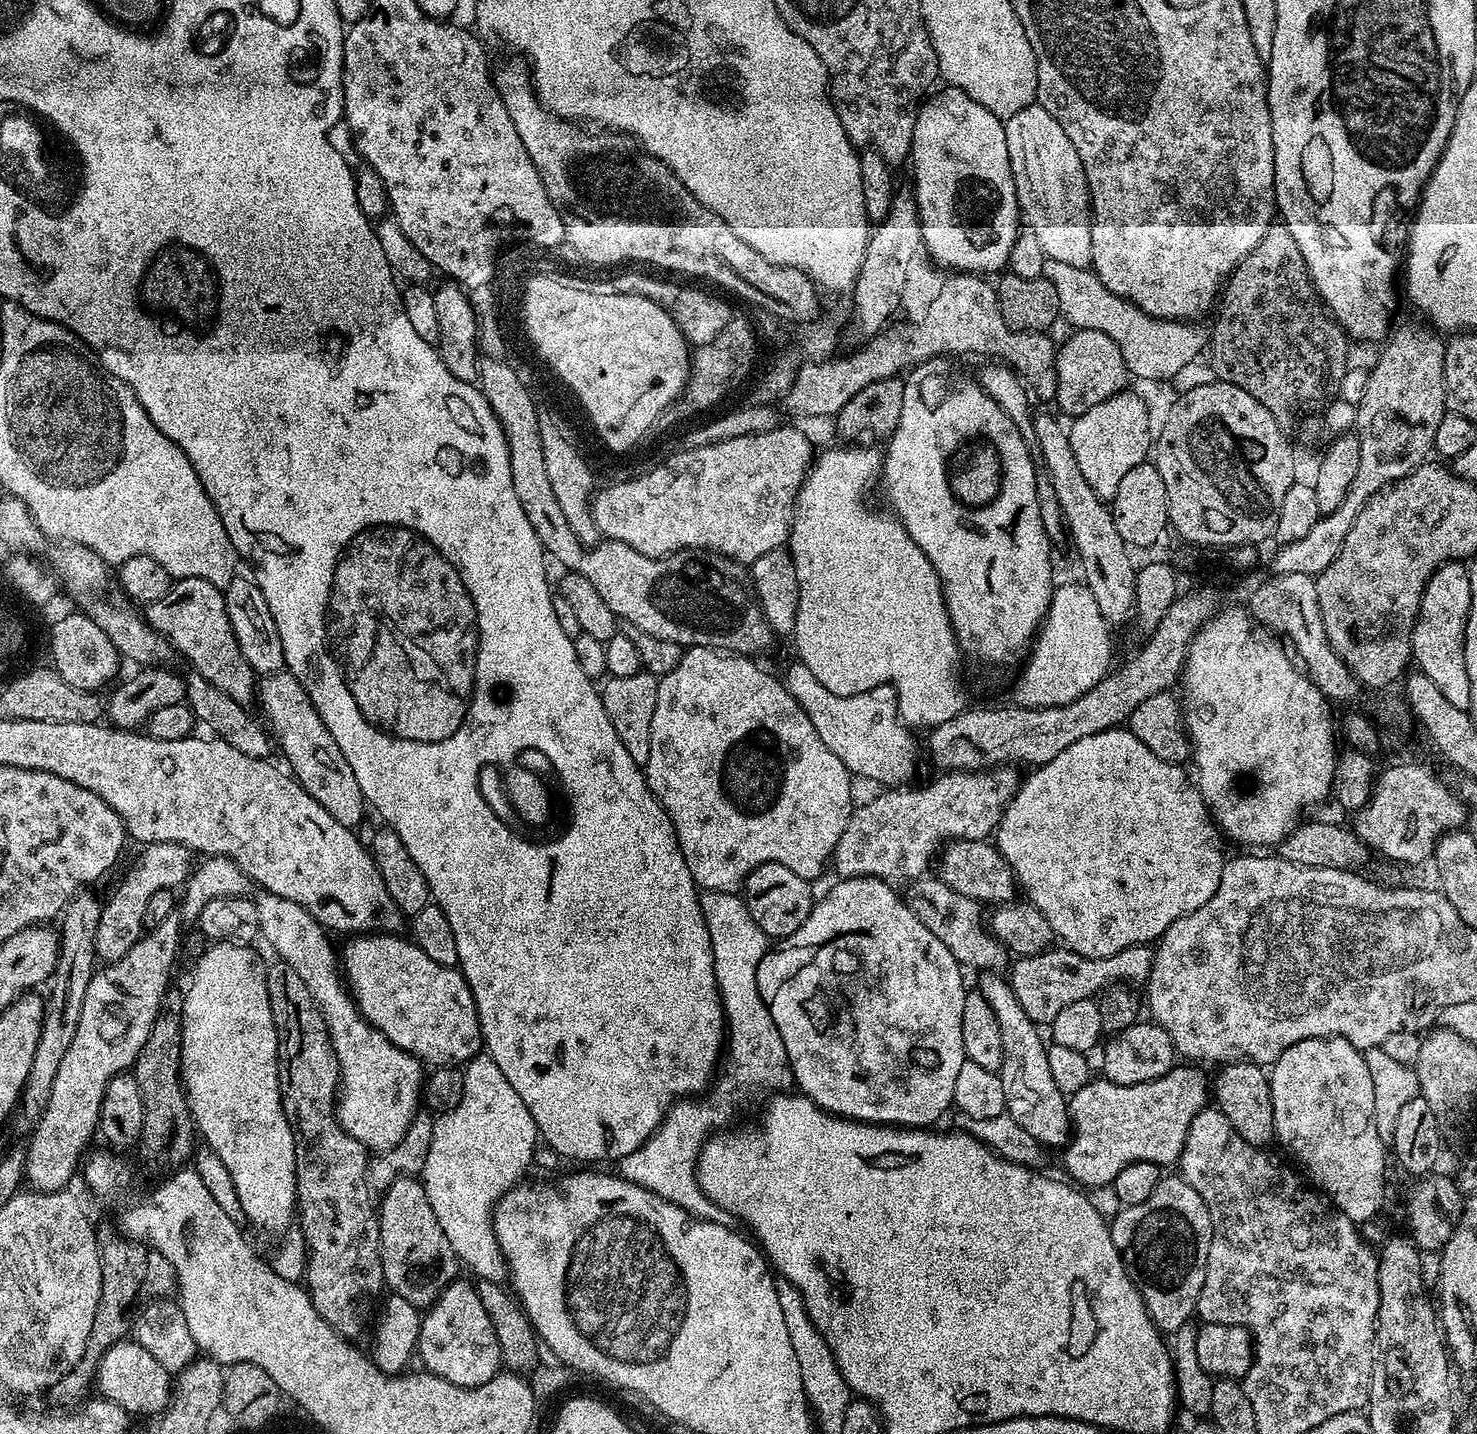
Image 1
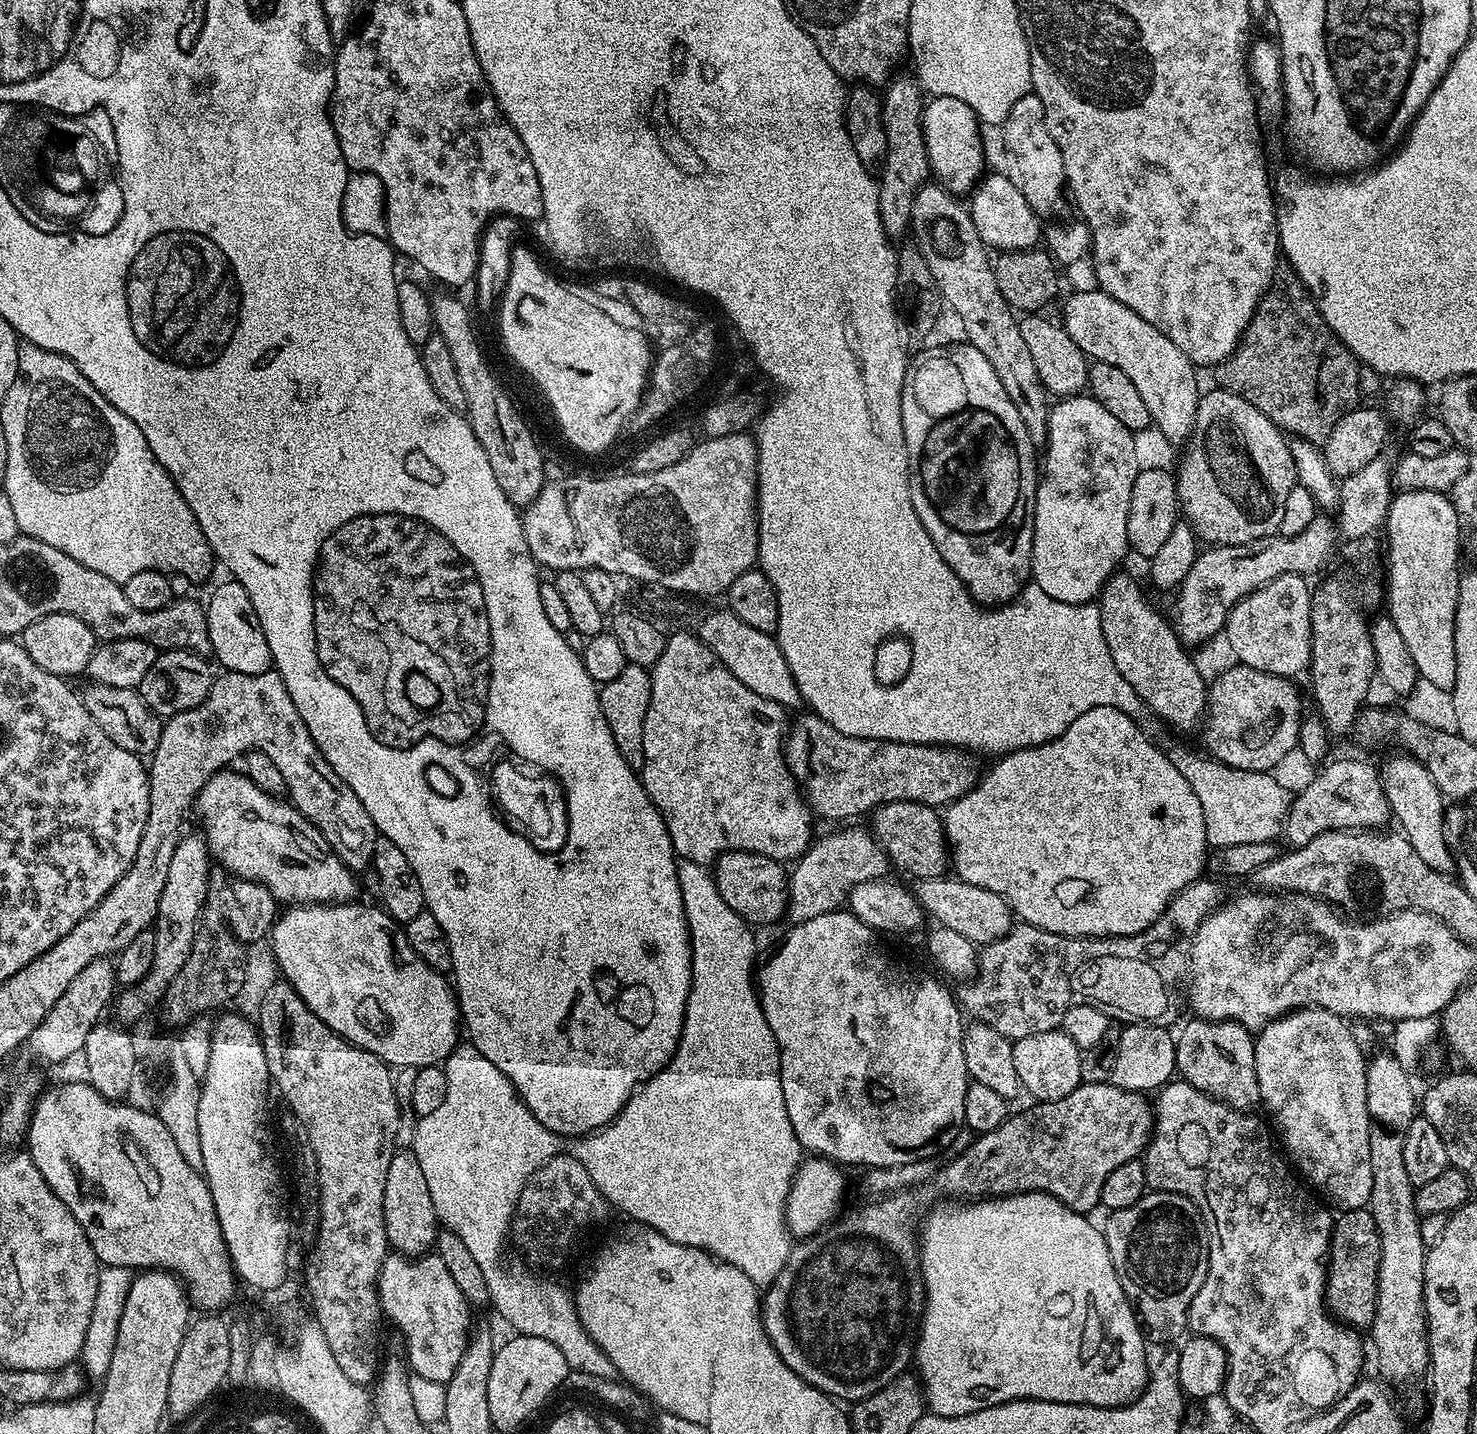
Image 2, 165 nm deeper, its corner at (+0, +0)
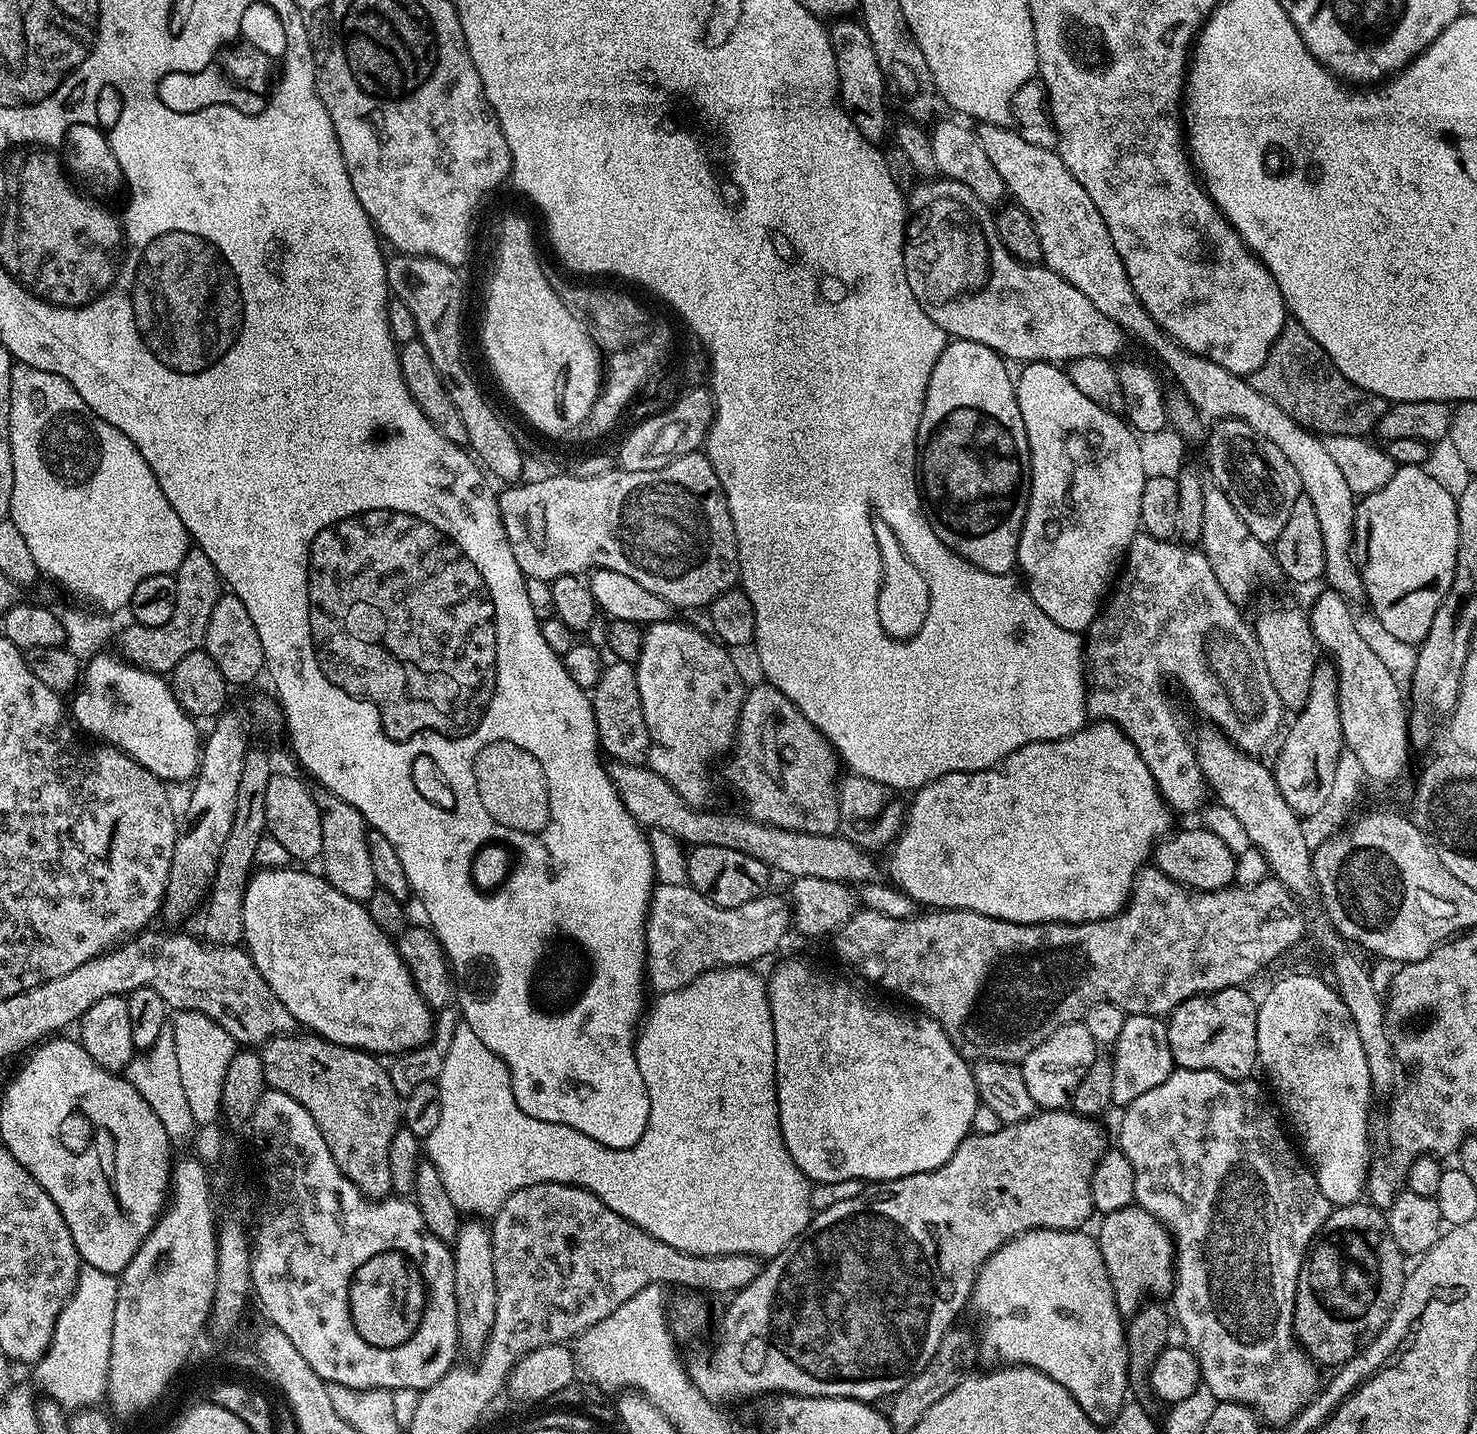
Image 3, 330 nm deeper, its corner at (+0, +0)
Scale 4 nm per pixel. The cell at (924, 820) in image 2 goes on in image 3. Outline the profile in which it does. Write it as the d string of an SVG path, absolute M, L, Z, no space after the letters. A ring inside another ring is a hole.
M848 774L838 784L838 814L840 815L839 835L859 848L887 849L900 835L906 815L905 801L900 801L901 793L897 789L886 786L882 782L874 782L874 778Z

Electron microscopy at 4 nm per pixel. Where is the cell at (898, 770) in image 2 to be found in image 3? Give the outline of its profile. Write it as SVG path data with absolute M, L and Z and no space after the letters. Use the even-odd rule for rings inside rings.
M767 682L759 683L744 693L732 761L728 764L728 780L744 799L743 811L762 824L772 824L782 830L837 835L841 757L782 690Z

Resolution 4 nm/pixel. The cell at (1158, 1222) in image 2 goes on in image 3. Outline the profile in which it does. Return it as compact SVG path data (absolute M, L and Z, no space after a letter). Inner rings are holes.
M1139 1206L1114 1210L1101 1220L1098 1243L1121 1317L1135 1314L1149 1298L1167 1297L1176 1282L1176 1242L1167 1226Z

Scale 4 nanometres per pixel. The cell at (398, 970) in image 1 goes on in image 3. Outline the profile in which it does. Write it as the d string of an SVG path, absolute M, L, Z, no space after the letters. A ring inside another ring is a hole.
M296 866L260 868L249 875L248 883L244 888L244 901L242 902L244 933L242 940L258 974L262 974L262 978L266 978L266 986L270 986L270 990L274 990L278 1002L282 1002L282 1006L286 1006L286 1010L290 1010L297 1025L304 1027L305 1024L308 1027L305 1029L311 1030L317 1036L323 1036L332 1044L341 1044L343 1048L359 1048L362 1052L373 1054L381 1054L380 1052L399 1054L408 1052L411 1048L422 1047L432 1036L434 1012L417 990L416 983L412 980L408 967L404 964L404 959L398 954L393 937L374 922L367 907L361 901L346 898L346 894L334 890L334 886L330 881L325 880L323 875L316 873L315 876L312 872L299 872L294 867Z

